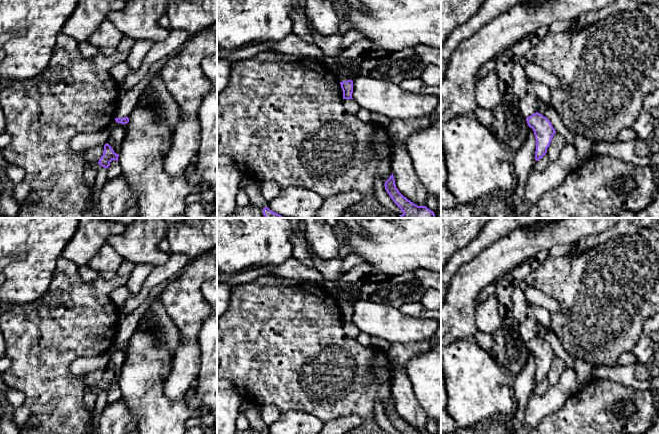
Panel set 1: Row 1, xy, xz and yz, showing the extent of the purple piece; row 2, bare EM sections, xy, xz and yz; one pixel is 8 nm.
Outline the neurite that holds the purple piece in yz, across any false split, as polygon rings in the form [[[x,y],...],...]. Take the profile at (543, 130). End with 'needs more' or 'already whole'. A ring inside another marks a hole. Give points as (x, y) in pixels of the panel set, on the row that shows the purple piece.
[[[538,112],[527,117],[526,121],[528,126],[534,131],[536,139],[535,160],[538,161],[547,153],[547,148],[556,131],[551,122]]]; already whole

